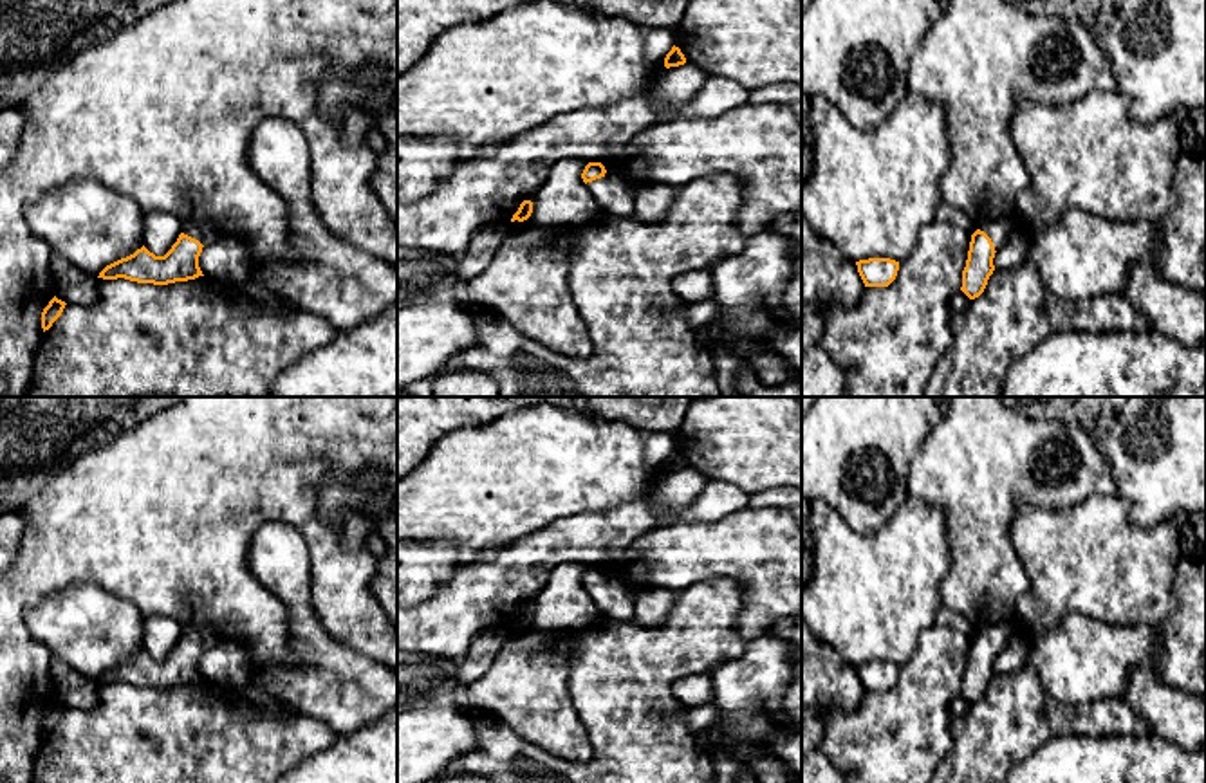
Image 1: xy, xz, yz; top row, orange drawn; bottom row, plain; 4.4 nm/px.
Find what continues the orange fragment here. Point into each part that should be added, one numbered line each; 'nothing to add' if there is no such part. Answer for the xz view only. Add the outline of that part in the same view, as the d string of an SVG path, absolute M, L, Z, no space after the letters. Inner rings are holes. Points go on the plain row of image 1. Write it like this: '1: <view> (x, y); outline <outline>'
1: xz (614, 599); outline M607 576L601 583L587 586L589 595L598 606L601 617L619 622L630 622L635 617L634 590L623 581Z

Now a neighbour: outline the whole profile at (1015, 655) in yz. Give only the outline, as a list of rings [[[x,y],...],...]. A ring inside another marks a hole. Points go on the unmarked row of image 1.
[[[1018,631],[1011,635],[1006,648],[995,657],[995,675],[1007,675],[1029,664],[1027,639]]]

